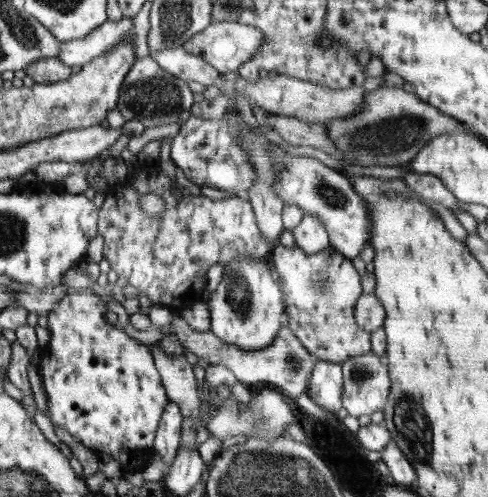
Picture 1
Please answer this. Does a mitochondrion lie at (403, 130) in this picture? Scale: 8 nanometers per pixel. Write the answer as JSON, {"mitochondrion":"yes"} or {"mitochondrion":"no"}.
{"mitochondrion":"yes"}

